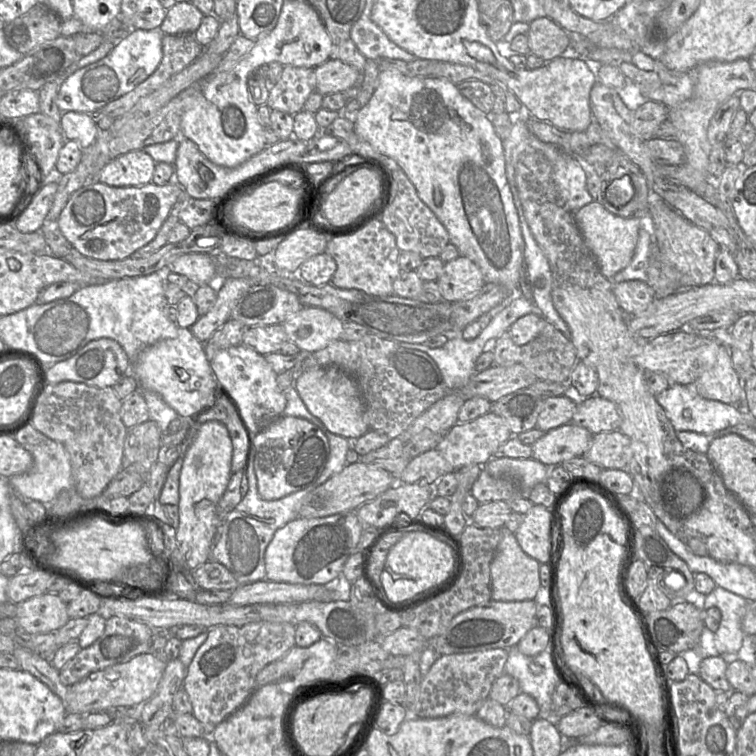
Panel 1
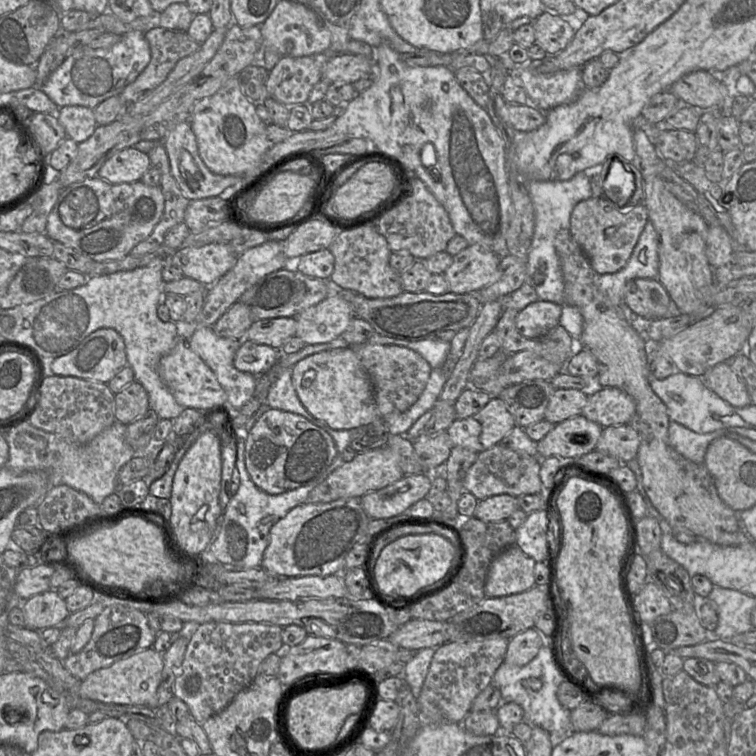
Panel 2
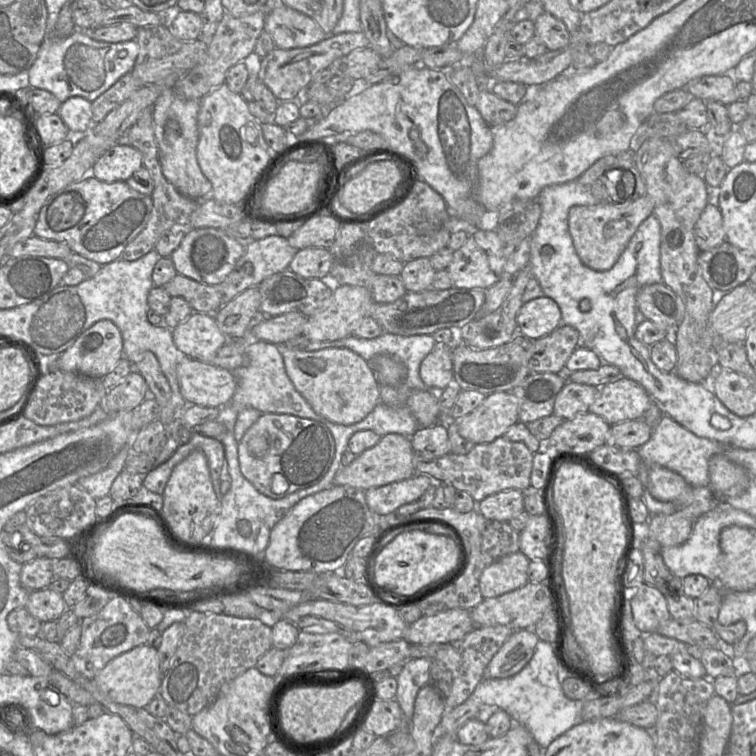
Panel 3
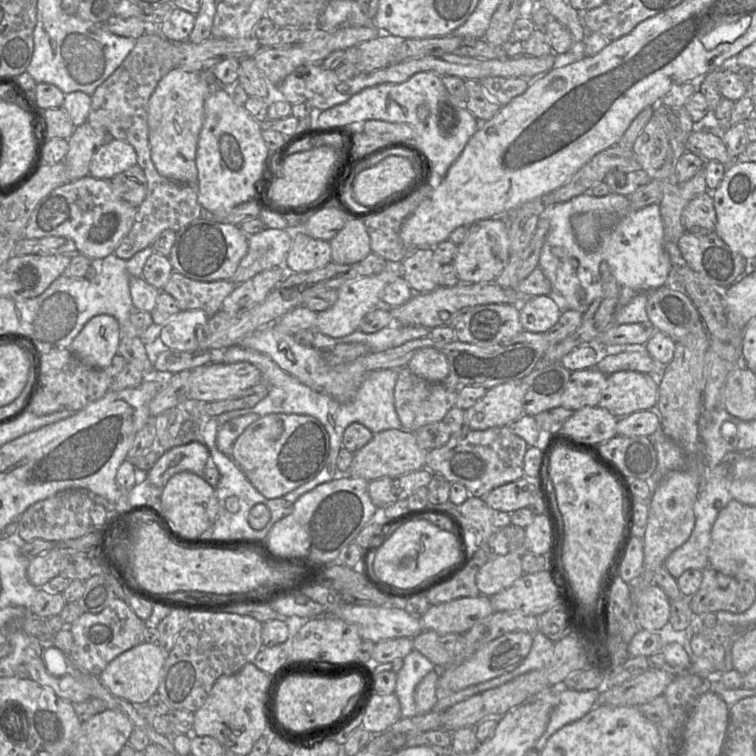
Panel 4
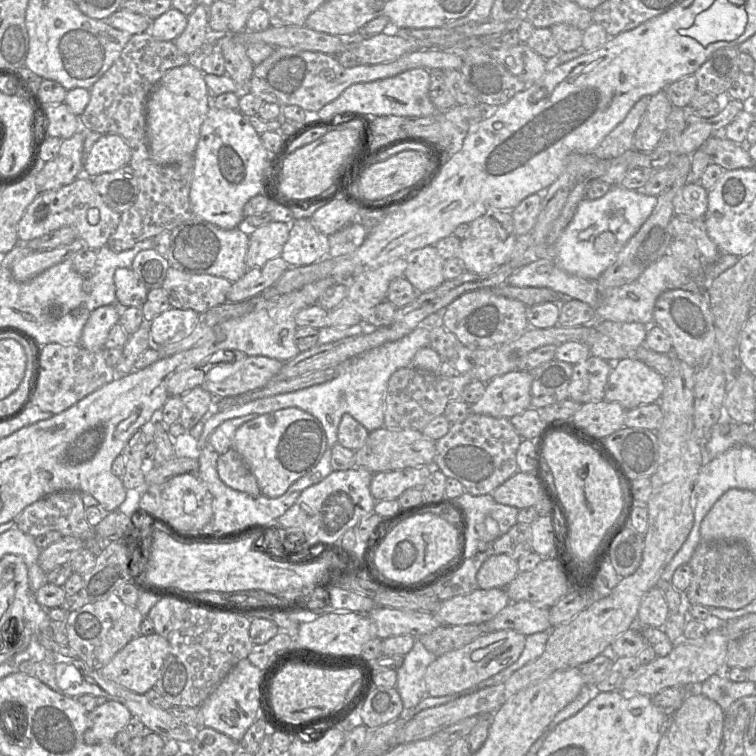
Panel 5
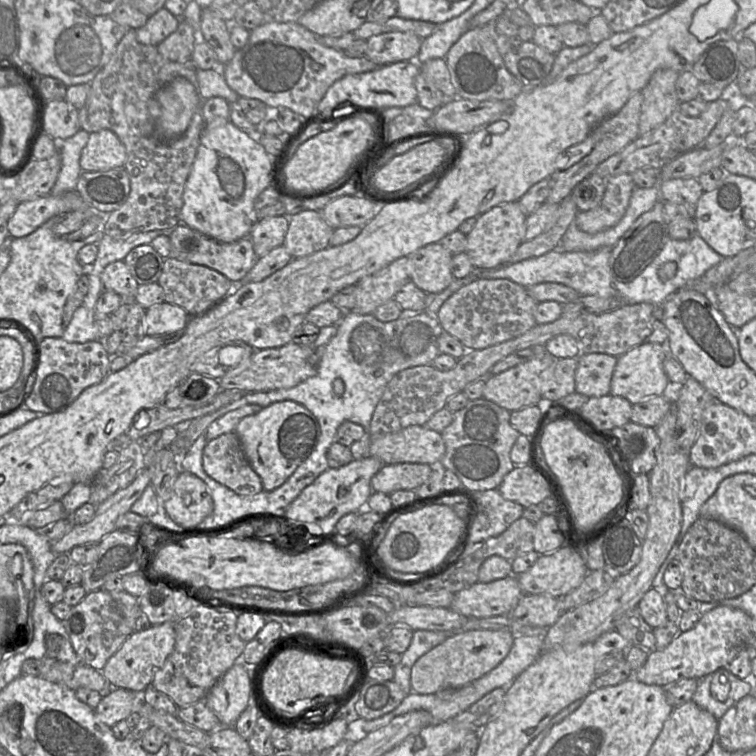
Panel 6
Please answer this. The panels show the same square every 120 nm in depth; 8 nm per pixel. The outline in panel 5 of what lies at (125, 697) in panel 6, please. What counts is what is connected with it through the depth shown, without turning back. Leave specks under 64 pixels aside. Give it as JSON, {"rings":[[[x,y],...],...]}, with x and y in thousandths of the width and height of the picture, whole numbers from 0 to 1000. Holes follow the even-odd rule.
{"rings":[[[142,926],[116,943],[116,963],[110,974],[111,981],[116,985],[149,981],[153,971],[165,963],[173,948],[165,933]]]}

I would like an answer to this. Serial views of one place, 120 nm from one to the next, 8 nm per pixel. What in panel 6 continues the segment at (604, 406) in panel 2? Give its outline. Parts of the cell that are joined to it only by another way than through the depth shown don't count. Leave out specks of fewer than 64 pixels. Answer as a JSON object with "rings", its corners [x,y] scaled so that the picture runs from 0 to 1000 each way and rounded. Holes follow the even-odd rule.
{"rings":[[[858,451],[816,472],[816,481],[808,503],[807,521],[824,525],[836,536],[861,525],[881,522],[889,516],[886,504],[877,488],[877,479],[881,472],[882,454],[876,456]]]}

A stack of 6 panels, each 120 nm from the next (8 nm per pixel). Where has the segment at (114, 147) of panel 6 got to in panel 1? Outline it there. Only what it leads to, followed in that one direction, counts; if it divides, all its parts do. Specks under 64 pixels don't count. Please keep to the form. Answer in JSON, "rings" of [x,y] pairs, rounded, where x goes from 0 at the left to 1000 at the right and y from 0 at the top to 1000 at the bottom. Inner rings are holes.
{"rings":[[[176,198],[146,213],[128,239],[149,247],[189,246],[201,241],[206,214],[190,198]]]}

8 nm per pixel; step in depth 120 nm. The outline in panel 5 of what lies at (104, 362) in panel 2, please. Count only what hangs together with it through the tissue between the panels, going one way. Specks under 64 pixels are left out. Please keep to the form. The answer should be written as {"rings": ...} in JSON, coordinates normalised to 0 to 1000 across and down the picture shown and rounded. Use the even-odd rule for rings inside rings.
{"rings":[[[155,403],[134,405],[120,413],[106,448],[106,455],[123,466],[139,462],[146,435],[157,426],[163,407]]]}

